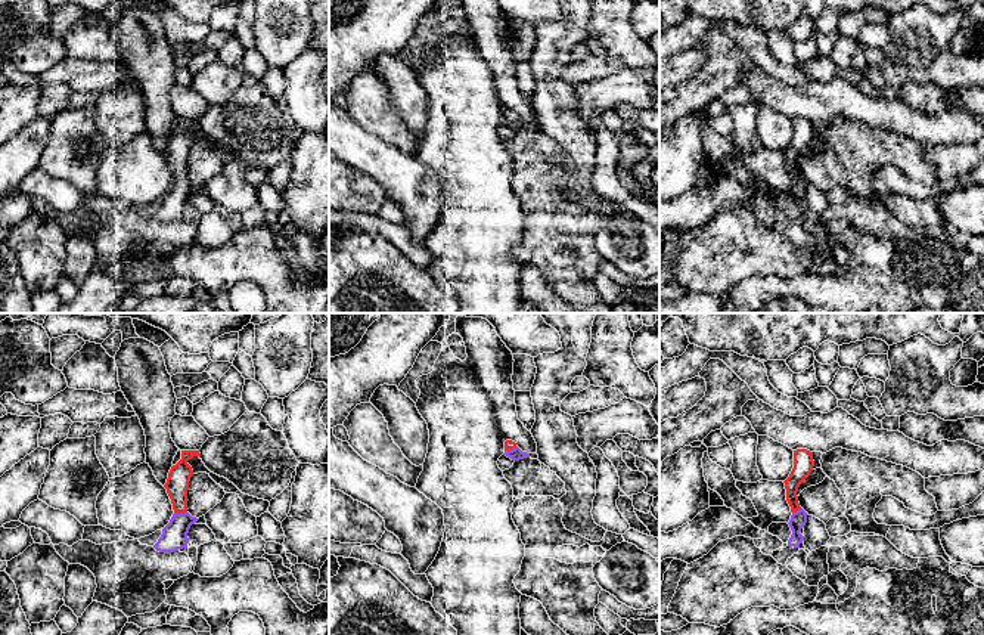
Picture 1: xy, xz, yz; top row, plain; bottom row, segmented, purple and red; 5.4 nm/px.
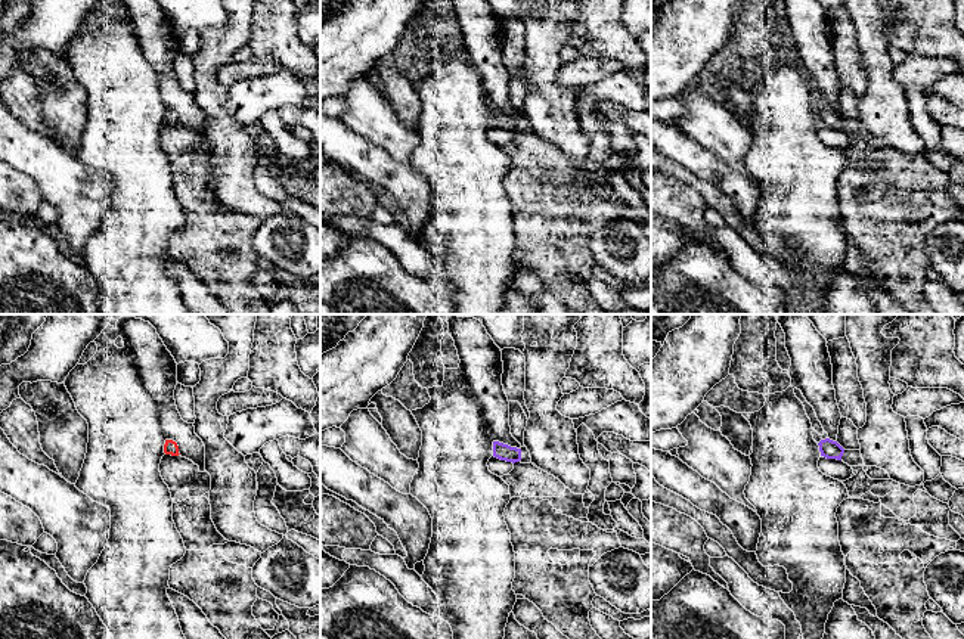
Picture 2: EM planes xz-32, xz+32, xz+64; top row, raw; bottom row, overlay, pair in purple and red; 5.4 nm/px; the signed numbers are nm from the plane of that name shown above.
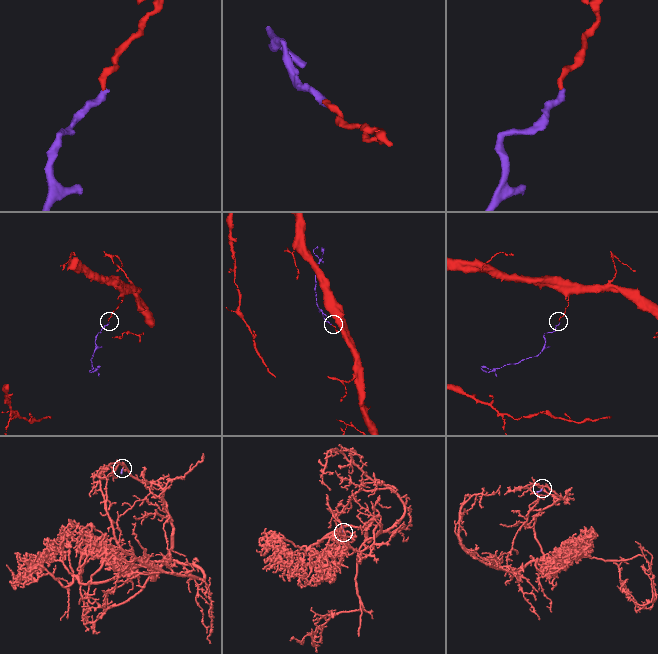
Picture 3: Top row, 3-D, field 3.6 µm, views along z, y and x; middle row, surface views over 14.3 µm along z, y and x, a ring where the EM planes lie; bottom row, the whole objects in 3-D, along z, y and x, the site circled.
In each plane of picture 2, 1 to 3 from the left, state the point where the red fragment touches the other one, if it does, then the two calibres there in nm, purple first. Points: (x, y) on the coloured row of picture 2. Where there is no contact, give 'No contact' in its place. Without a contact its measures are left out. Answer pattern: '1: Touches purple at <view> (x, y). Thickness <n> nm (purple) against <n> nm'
1: No contact
2: No contact
3: No contact

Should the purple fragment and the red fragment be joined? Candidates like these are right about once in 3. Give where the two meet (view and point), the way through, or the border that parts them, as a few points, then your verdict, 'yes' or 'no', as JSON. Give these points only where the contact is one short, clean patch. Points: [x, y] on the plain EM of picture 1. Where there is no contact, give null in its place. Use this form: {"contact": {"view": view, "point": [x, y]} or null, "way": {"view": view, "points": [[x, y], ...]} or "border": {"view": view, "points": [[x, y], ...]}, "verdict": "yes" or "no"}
{"contact": {"view": "xy", "point": [180, 183]}, "way": {"view": "xy", "points": [[174, 204], [180, 192], [180, 183], [177, 152]]}, "verdict": "yes"}

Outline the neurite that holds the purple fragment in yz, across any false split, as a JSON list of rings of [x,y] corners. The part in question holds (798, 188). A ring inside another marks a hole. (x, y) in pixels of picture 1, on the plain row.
[[[807,118],[794,120],[794,137],[789,146],[783,151],[786,158],[786,170],[792,182],[791,189],[788,192],[792,199],[792,204],[788,210],[788,216],[800,217],[804,210],[804,205],[800,201],[805,195],[808,183],[800,176],[797,161],[800,154],[813,140],[813,136],[813,121]]]

